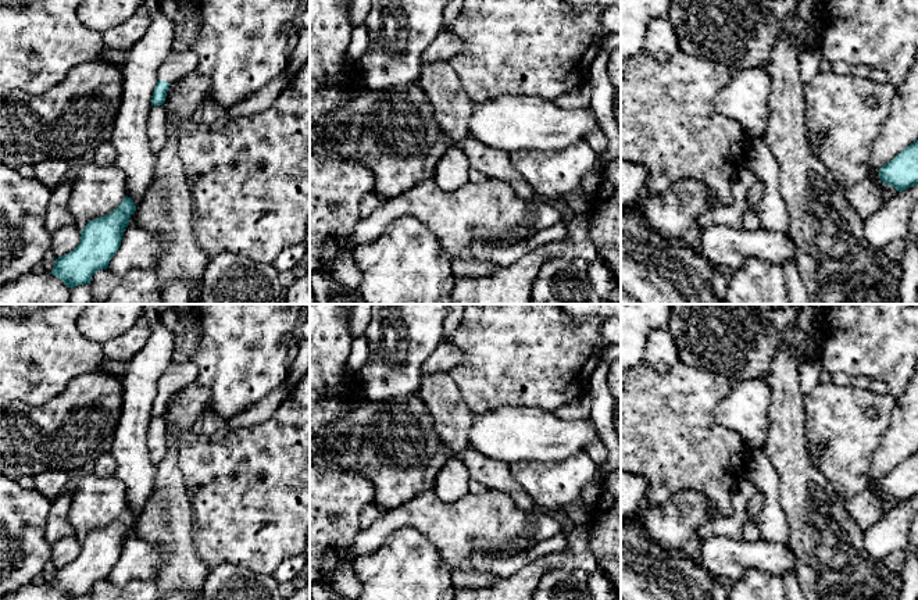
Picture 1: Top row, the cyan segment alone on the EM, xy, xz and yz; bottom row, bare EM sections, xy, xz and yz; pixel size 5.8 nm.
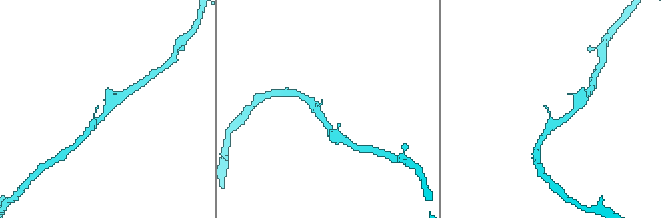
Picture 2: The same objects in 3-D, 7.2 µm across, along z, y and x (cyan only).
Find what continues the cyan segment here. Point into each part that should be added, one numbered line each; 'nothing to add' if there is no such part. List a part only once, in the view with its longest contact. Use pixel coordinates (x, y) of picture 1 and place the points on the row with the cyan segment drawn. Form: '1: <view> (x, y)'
1: xy (177, 64)

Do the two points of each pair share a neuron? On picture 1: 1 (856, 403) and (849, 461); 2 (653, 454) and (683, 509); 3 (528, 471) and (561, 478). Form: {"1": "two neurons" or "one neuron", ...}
{"1": "one neuron", "2": "two neurons", "3": "one neuron"}

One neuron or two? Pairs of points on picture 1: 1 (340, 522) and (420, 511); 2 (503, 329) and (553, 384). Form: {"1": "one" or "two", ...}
{"1": "two", "2": "one"}

